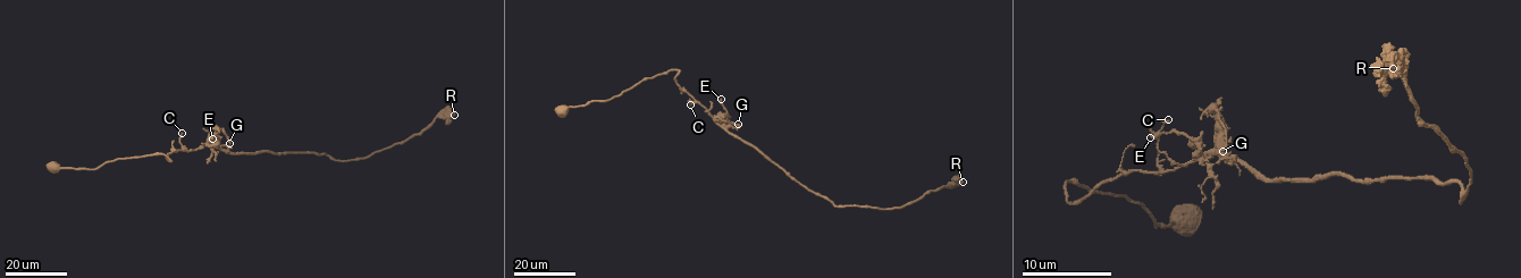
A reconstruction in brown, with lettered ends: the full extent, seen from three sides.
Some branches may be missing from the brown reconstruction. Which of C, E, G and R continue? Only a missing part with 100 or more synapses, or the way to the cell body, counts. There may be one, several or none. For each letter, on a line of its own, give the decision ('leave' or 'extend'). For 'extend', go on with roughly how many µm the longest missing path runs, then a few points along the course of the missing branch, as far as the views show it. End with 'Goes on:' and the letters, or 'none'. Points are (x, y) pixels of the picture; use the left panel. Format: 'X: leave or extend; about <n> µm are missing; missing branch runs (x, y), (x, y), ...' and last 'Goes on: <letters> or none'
C: leave
E: leave
G: leave
R: leave
Goes on: none

